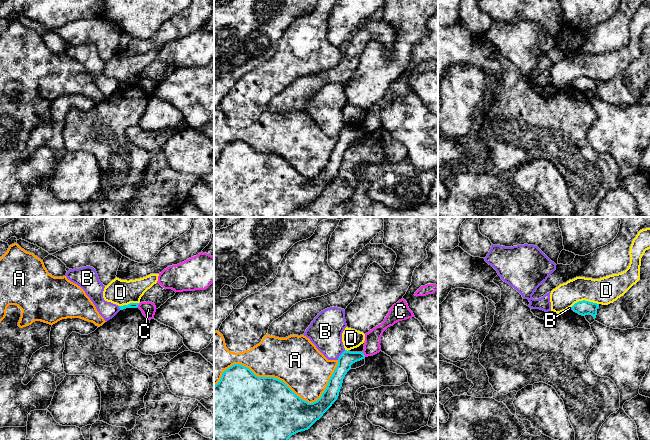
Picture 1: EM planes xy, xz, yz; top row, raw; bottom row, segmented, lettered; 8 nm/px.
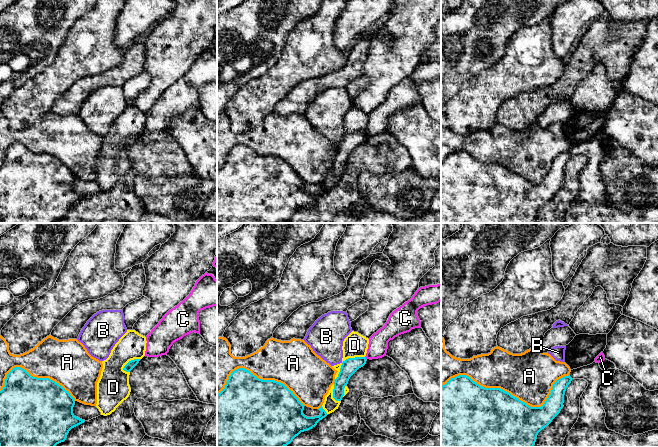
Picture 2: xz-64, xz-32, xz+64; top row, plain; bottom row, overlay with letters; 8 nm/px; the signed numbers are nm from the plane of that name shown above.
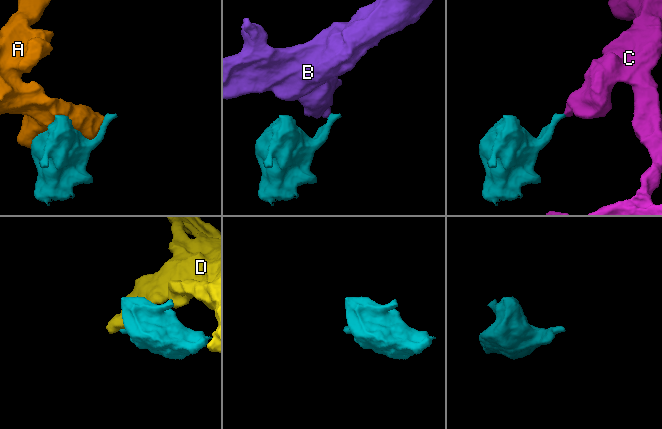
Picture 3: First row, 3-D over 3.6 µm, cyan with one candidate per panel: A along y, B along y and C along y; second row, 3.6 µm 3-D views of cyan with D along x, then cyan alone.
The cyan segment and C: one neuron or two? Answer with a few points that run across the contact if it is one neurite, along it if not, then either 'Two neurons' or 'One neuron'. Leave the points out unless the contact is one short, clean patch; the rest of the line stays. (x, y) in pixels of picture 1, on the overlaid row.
Line: xz (363, 352), (365, 356). Two neurons

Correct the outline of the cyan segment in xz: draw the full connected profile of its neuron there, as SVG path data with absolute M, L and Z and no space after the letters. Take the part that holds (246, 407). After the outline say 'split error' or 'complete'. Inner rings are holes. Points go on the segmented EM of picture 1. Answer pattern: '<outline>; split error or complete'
M345 350L325 391L313 403L301 399L277 378L258 377L241 364L232 365L214 386L214 441L288 441L292 435L308 430L337 400L351 365L364 358L362 352Z; complete

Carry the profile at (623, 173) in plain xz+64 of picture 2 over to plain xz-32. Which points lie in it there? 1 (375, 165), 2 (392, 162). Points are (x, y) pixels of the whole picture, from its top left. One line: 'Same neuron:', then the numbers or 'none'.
Same neuron: none

